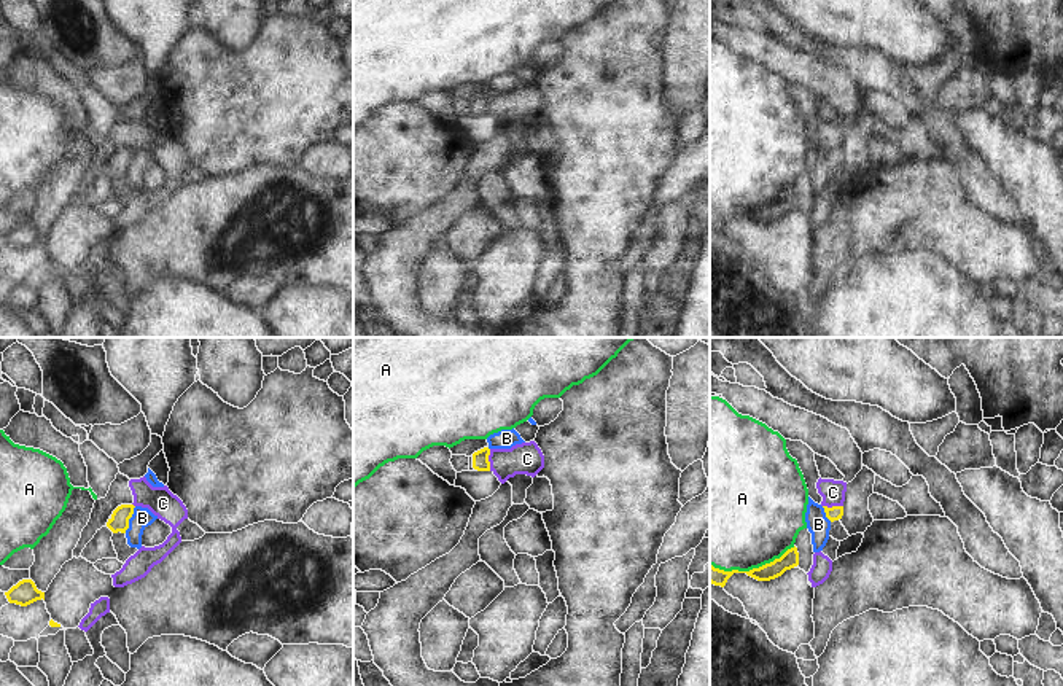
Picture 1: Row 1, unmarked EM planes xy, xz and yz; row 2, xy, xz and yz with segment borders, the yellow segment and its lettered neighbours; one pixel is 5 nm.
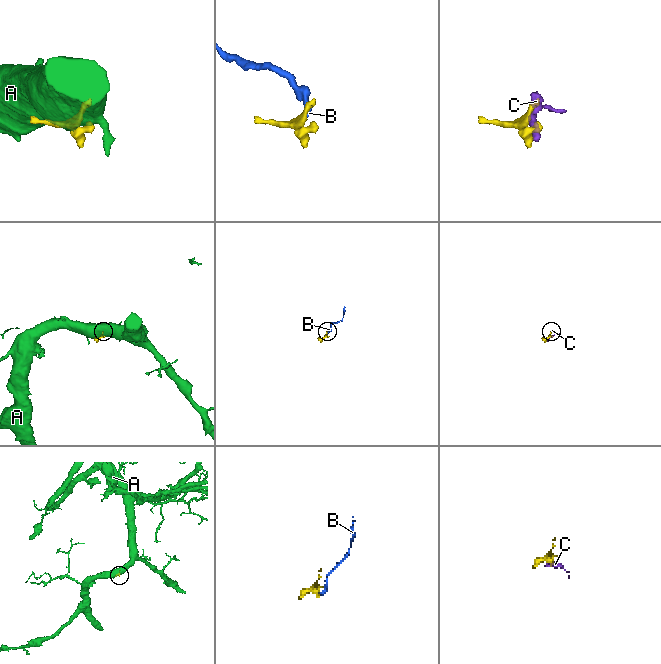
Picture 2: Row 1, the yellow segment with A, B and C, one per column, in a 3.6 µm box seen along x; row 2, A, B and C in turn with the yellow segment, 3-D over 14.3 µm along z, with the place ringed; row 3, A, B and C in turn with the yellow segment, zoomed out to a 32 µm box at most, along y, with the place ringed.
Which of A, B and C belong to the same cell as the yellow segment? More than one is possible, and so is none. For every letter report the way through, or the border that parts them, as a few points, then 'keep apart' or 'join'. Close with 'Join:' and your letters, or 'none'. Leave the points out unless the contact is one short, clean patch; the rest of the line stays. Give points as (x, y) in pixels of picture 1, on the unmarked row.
A: keep apart
B: along xy (136, 150), (129, 171), (124, 175) | keep apart
C: along xz (490, 93), (489, 113) | keep apart
Join: none

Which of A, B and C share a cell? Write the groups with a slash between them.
A / B / C

